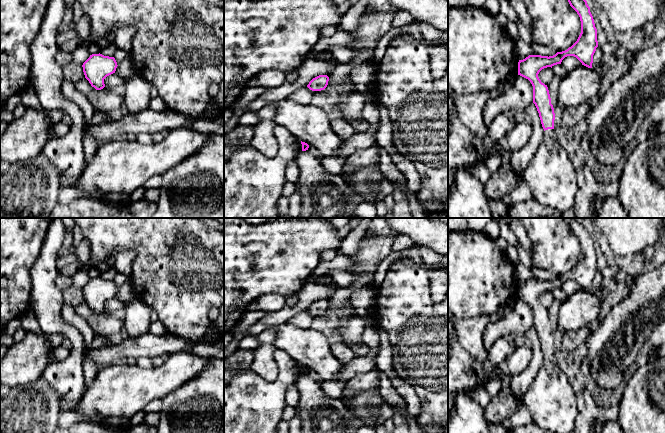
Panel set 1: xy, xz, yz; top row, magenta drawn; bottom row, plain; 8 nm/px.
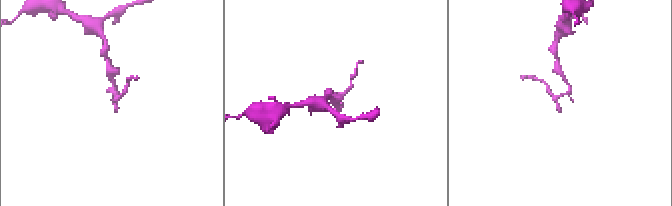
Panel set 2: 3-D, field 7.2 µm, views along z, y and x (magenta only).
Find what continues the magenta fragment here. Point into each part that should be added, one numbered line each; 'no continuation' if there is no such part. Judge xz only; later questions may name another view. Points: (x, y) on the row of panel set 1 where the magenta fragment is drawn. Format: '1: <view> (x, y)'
no continuation

